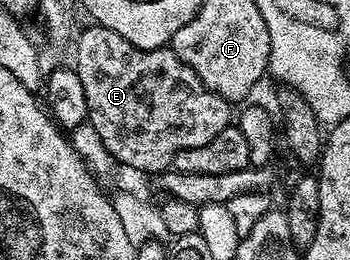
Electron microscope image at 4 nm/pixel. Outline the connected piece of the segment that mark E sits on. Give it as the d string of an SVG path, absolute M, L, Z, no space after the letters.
M90 23L82 34L77 34L77 39L72 65L80 75L80 83L84 83L84 99L88 99L88 122L96 129L104 147L119 166L127 165L138 173L161 175L173 166L180 151L188 151L188 147L204 147L208 139L216 139L220 131L231 125L231 102L206 88L196 71L185 65L173 49L141 49L128 43L124 35L116 35L116 31L97 23Z

